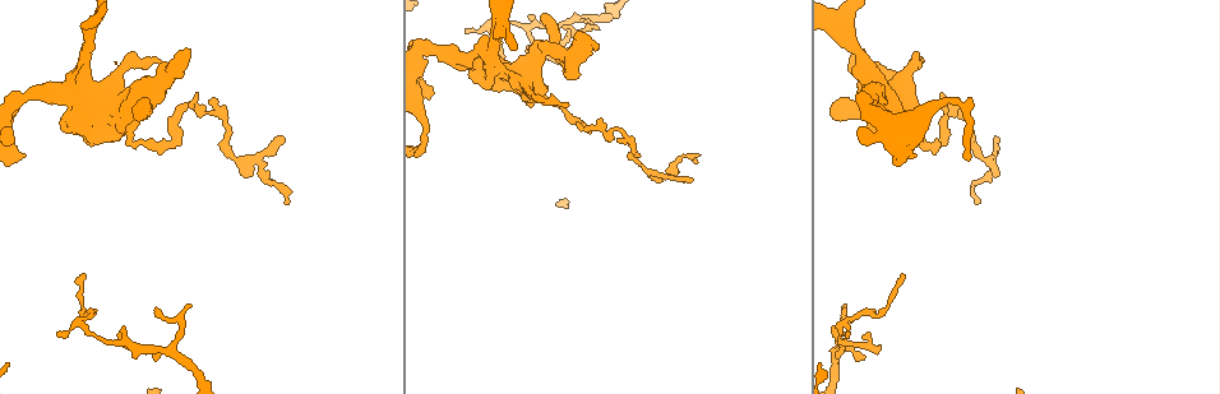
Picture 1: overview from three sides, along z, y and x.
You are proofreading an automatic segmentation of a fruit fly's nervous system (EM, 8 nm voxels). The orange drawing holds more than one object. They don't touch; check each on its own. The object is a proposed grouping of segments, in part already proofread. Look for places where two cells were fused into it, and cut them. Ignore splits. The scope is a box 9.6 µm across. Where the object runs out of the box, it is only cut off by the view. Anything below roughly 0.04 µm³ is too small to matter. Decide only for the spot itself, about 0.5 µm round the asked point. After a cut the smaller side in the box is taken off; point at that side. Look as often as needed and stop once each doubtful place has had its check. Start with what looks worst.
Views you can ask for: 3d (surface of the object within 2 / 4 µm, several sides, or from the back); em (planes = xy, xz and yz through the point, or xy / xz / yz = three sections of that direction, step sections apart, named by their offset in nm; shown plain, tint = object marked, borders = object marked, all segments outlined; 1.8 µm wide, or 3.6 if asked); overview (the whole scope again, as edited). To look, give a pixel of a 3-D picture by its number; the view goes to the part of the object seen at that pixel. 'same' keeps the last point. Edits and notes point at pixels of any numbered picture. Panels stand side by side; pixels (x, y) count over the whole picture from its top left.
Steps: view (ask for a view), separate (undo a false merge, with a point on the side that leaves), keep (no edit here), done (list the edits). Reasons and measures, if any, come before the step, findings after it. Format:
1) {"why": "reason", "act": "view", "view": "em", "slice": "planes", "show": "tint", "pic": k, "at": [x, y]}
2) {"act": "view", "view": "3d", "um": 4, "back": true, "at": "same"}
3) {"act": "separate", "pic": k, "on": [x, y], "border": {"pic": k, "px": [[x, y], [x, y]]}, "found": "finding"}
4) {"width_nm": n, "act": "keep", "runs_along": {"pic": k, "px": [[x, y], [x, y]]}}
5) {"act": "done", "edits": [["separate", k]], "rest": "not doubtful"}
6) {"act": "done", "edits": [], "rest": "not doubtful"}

{"act": "view", "view": "em", "slice": "planes", "show": "tint", "pic": 1, "at": [540, 93]}

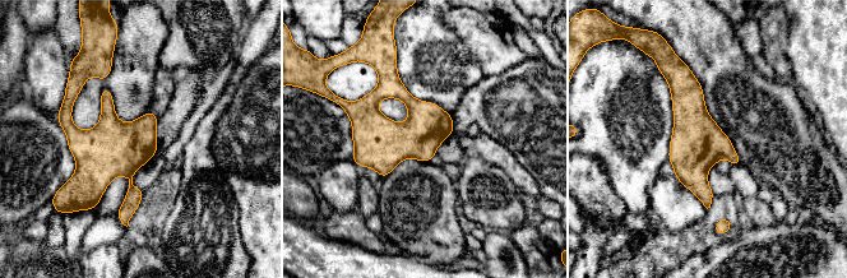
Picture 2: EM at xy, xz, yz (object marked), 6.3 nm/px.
{"width_nm": 280, "act": "keep", "found": "one cell here"}

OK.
{"why": "calibre changes", "act": "view", "view": "3d", "um": 4, "pic": 1, "at": [80, 104]}

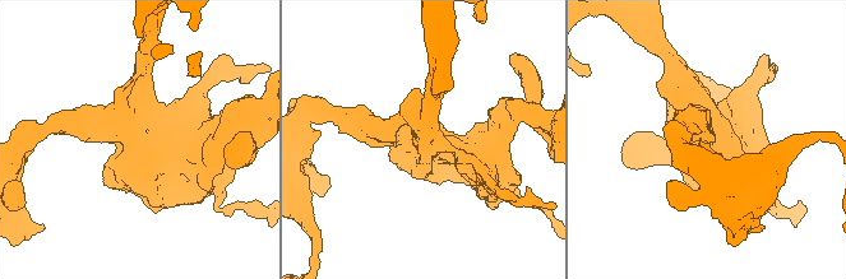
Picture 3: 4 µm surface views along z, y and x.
{"act": "view", "view": "em", "slice": "planes", "show": "borders", "pic": 3, "at": [132, 145]}

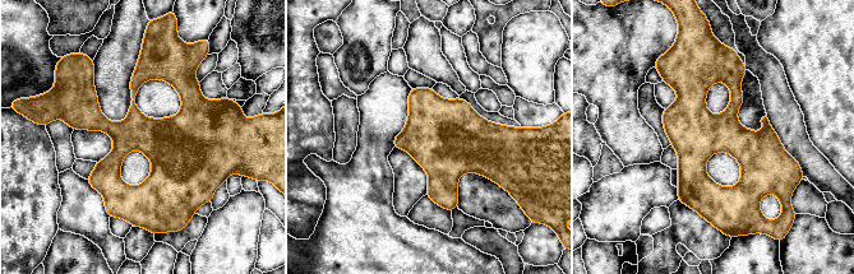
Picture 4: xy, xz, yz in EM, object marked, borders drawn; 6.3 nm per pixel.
{"act": "keep", "runs_along": {"pic": 4, "px": [[709, 59], [693, 182], [721, 212]]}, "found": "continuous, no second cell"}

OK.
{"why": "touches itself", "act": "view", "view": "3d", "um": 2, "pic": 1, "at": [856, 74]}

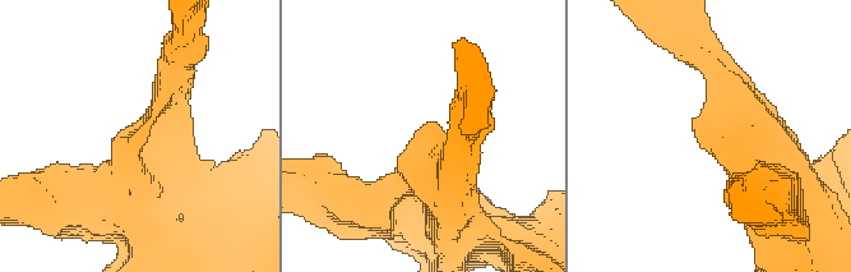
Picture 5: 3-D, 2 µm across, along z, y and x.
{"why": "need the tissue", "act": "view", "view": "em", "slice": "xz", "step": 8, "show": "tint", "pic": 5, "at": [716, 139]}

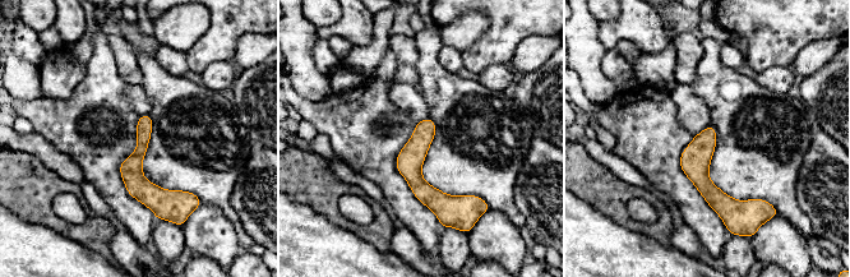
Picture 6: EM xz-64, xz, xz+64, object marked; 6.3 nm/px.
{"act": "view", "view": "em", "slice": "planes", "show": "tint", "at": "same"}

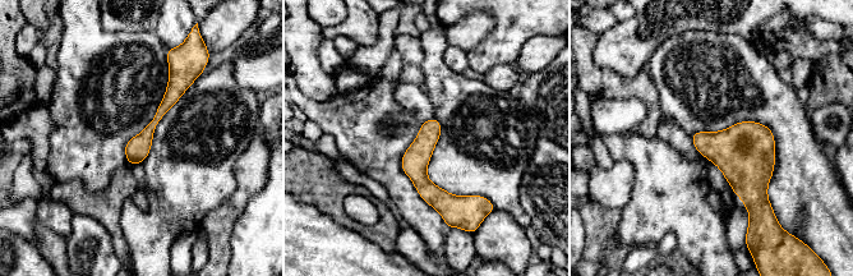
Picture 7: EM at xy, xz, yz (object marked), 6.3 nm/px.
{"width_nm": 150, "act": "keep", "found": "all the same cell"}

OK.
{"act": "view", "view": "3d", "um": 4, "pic": 1, "at": [869, 96]}

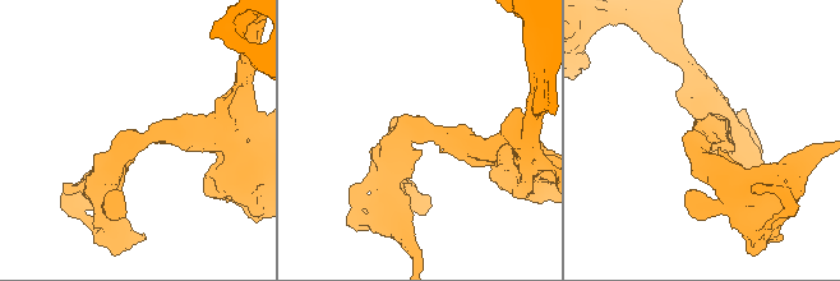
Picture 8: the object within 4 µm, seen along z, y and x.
{"arm_widths_nm": [300, 380], "act": "view", "view": "em", "um": 3.6, "slice": "planes", "show": "plain", "pic": 8, "at": [433, 134]}

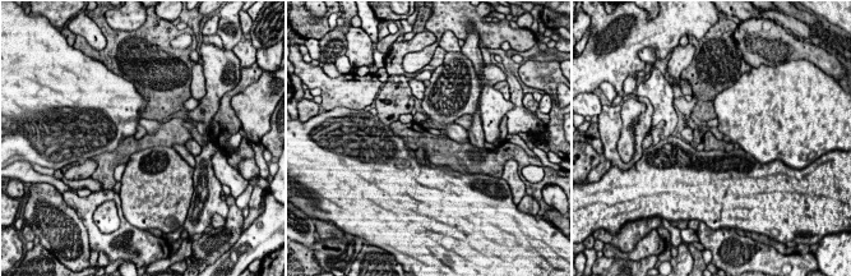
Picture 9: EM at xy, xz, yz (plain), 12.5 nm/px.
{"why": "with the object marked", "act": "view", "view": "em", "um": 3.6, "slice": "planes", "show": "tint", "at": "same"}

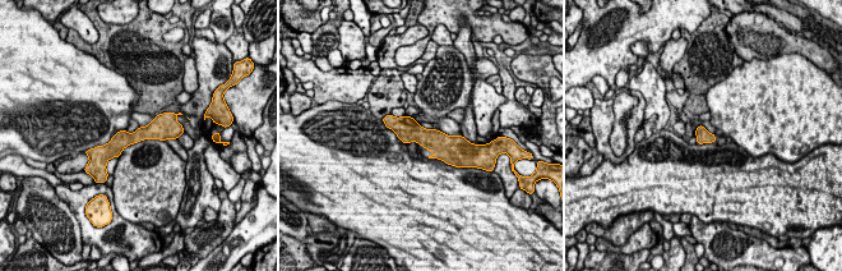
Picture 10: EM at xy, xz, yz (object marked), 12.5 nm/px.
{"width_nm": 180, "act": "keep", "runs_along": {"pic": 10, "px": [[172, 136], [140, 133], [101, 148]]}, "found": "continuous, no second cell"}

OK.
{"act": "done", "edits": [], "rest": "not doubtful"}

